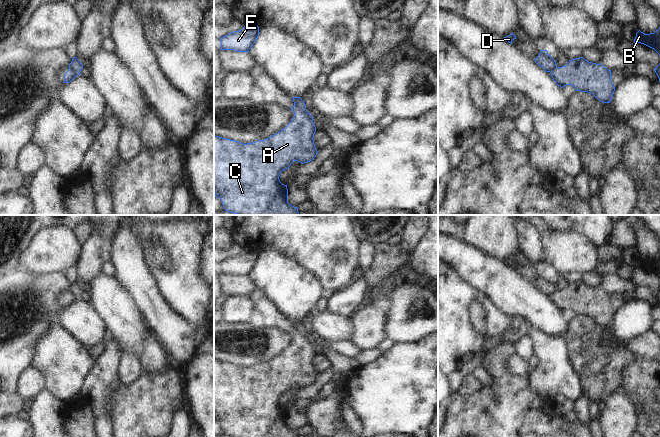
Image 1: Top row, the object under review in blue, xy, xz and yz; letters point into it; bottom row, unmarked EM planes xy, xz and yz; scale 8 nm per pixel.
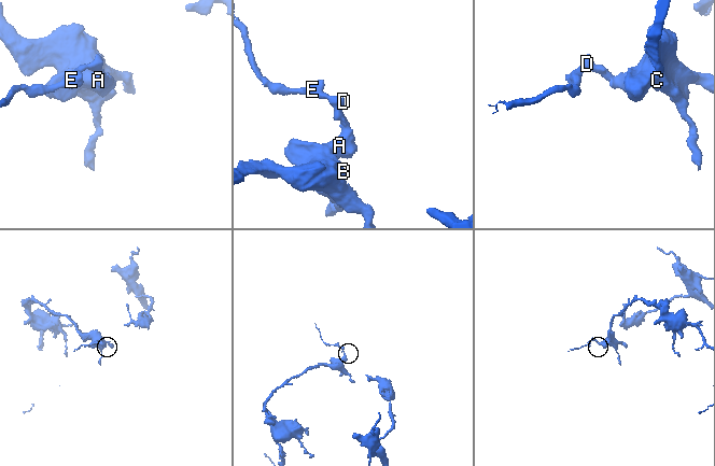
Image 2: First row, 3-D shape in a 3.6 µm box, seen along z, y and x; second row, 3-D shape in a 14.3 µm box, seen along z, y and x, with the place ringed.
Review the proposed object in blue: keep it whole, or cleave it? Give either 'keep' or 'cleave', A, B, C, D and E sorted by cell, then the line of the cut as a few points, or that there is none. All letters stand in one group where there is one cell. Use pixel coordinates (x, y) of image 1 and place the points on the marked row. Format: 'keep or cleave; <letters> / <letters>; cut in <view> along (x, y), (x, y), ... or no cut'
cleave; A B C / D E; cut in xz along (295, 105), (306, 111)

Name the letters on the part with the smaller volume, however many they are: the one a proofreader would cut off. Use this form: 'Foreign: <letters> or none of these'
Foreign: D, E

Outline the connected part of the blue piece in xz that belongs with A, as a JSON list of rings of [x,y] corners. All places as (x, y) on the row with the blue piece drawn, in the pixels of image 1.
[[[292,106],[291,110],[294,112],[291,122],[265,140],[243,144],[214,135],[214,193],[221,199],[225,211],[237,215],[299,215],[298,208],[288,203],[287,185],[280,182],[279,176],[294,161],[302,164],[312,161],[318,151],[313,140],[316,132],[313,116],[297,106]]]

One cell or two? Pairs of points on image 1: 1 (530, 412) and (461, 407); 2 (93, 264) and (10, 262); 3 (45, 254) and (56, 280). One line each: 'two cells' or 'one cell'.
1: one cell
2: two cells
3: two cells

